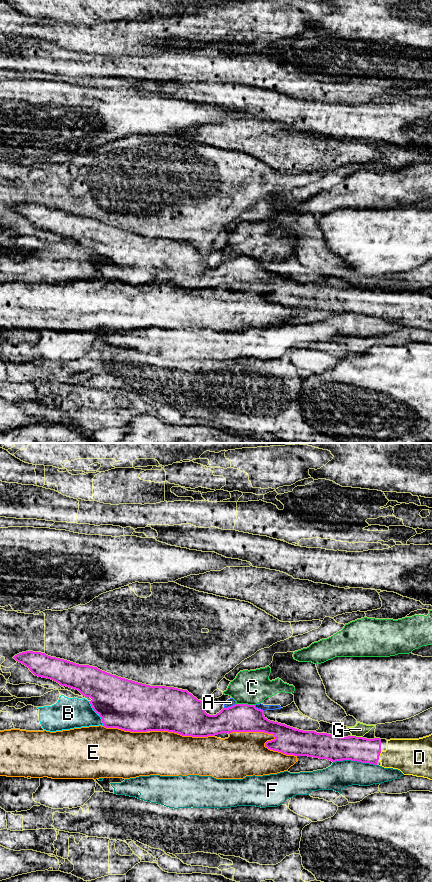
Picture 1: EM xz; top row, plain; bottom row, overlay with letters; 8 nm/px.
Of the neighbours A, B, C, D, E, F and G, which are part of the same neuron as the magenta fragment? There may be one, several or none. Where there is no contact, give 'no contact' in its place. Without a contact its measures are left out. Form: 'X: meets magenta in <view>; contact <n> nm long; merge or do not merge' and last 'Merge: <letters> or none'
A: meets magenta in xz; contact 100 nm long; do not merge
B: meets magenta in xz; contact 240 nm long; do not merge
C: meets magenta in xz; contact 150 nm long; do not merge
D: meets magenta in xz; contact 80 nm long; merge
E: meets magenta in xz; contact 550 nm long; do not merge
F: meets magenta in xz; contact 360 nm long; do not merge
G: meets magenta in xz; contact 100 nm long; do not merge
Merge: D

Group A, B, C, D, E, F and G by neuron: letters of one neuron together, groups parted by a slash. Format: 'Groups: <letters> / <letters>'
Groups: A C / B / D / E / F / G

